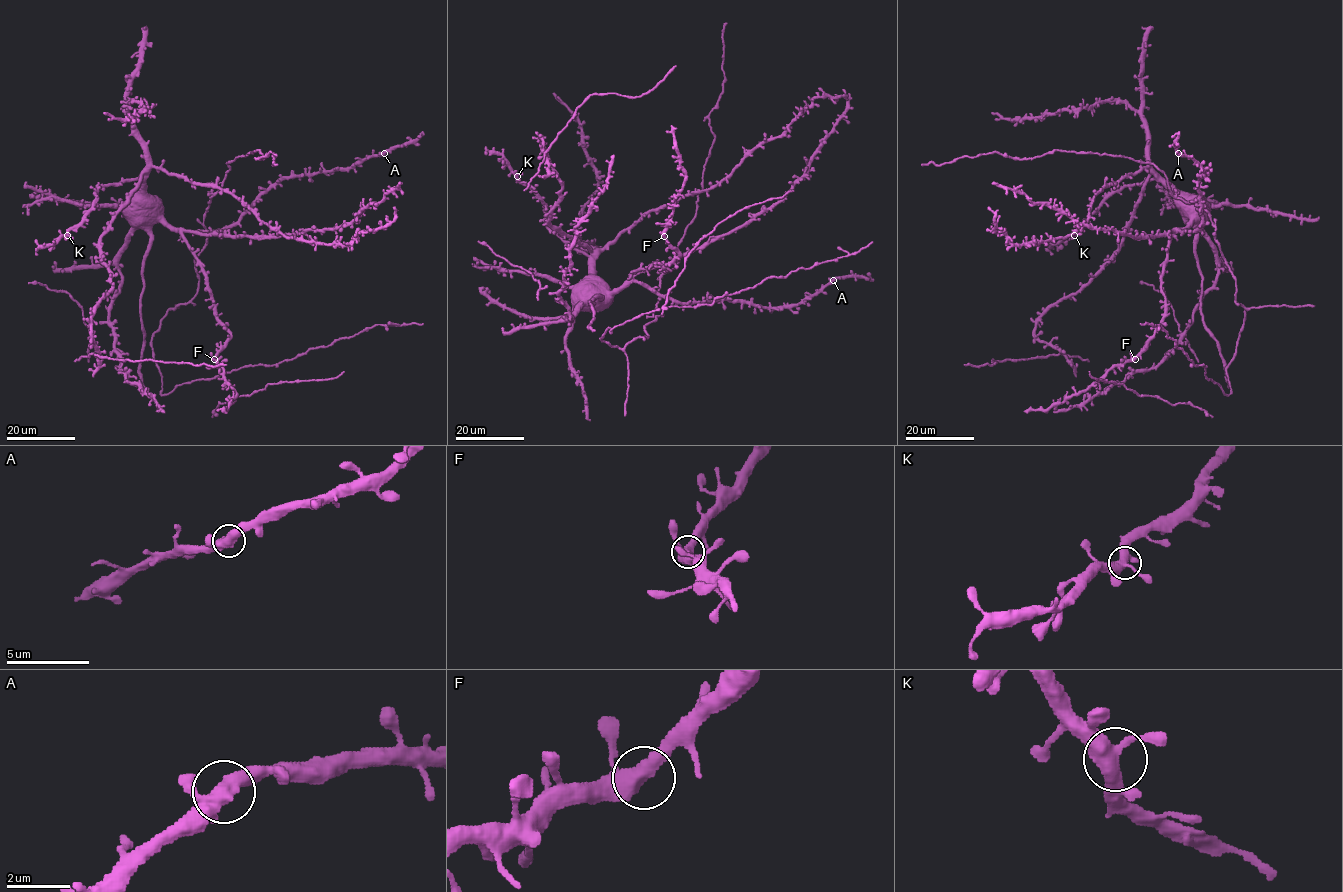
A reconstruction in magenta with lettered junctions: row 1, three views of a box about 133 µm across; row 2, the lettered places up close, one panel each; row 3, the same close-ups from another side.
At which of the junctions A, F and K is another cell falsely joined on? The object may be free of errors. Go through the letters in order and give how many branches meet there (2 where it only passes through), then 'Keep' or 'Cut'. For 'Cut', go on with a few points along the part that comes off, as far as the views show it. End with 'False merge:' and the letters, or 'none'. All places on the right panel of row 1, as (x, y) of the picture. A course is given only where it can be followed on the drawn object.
A: Branches: 3. Keep
F: Branches: 3. Keep
K: Branches: 3. Keep
False merge: none

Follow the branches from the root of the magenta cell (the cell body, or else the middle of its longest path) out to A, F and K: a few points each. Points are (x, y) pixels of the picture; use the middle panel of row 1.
A: (582, 289), (615, 291), (641, 282), (682, 303), (729, 299), (784, 307), (803, 303), (833, 279)
F: (582, 289), (605, 287), (615, 291), (636, 270), (654, 263), (667, 265), (679, 253), (664, 236)
K: (582, 289), (581, 284), (589, 275), (589, 257), (565, 243), (547, 225), (545, 204), (517, 176)

